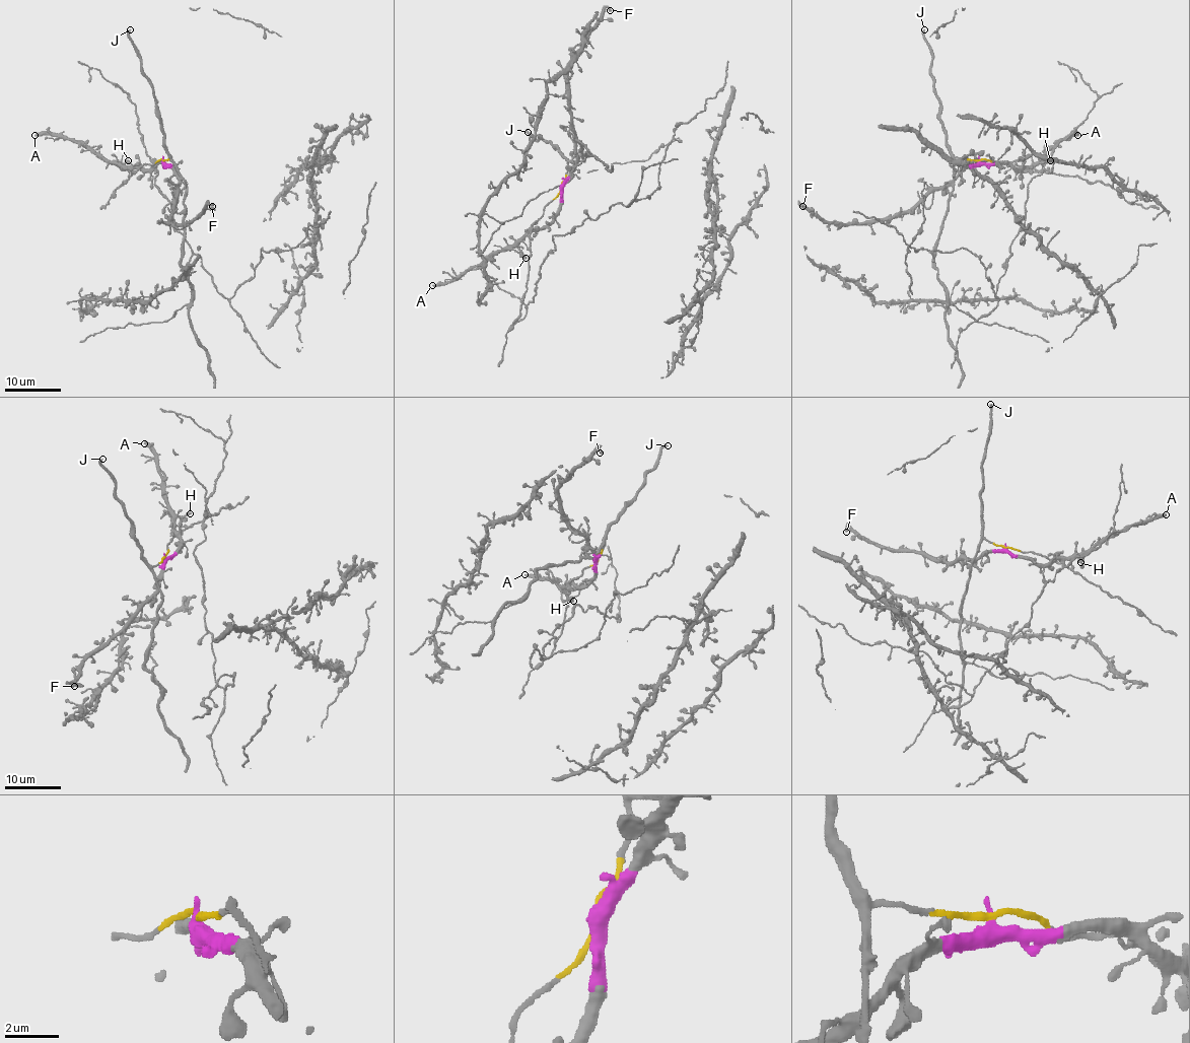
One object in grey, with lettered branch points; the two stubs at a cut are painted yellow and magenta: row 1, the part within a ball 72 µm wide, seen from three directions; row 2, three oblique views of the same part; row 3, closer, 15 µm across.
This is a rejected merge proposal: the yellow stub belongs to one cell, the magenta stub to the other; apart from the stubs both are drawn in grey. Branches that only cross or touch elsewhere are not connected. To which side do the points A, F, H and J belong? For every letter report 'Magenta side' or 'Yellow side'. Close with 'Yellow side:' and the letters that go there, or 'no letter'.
A: Magenta side
F: Magenta side
H: Magenta side
J: Yellow side
Yellow side: J

